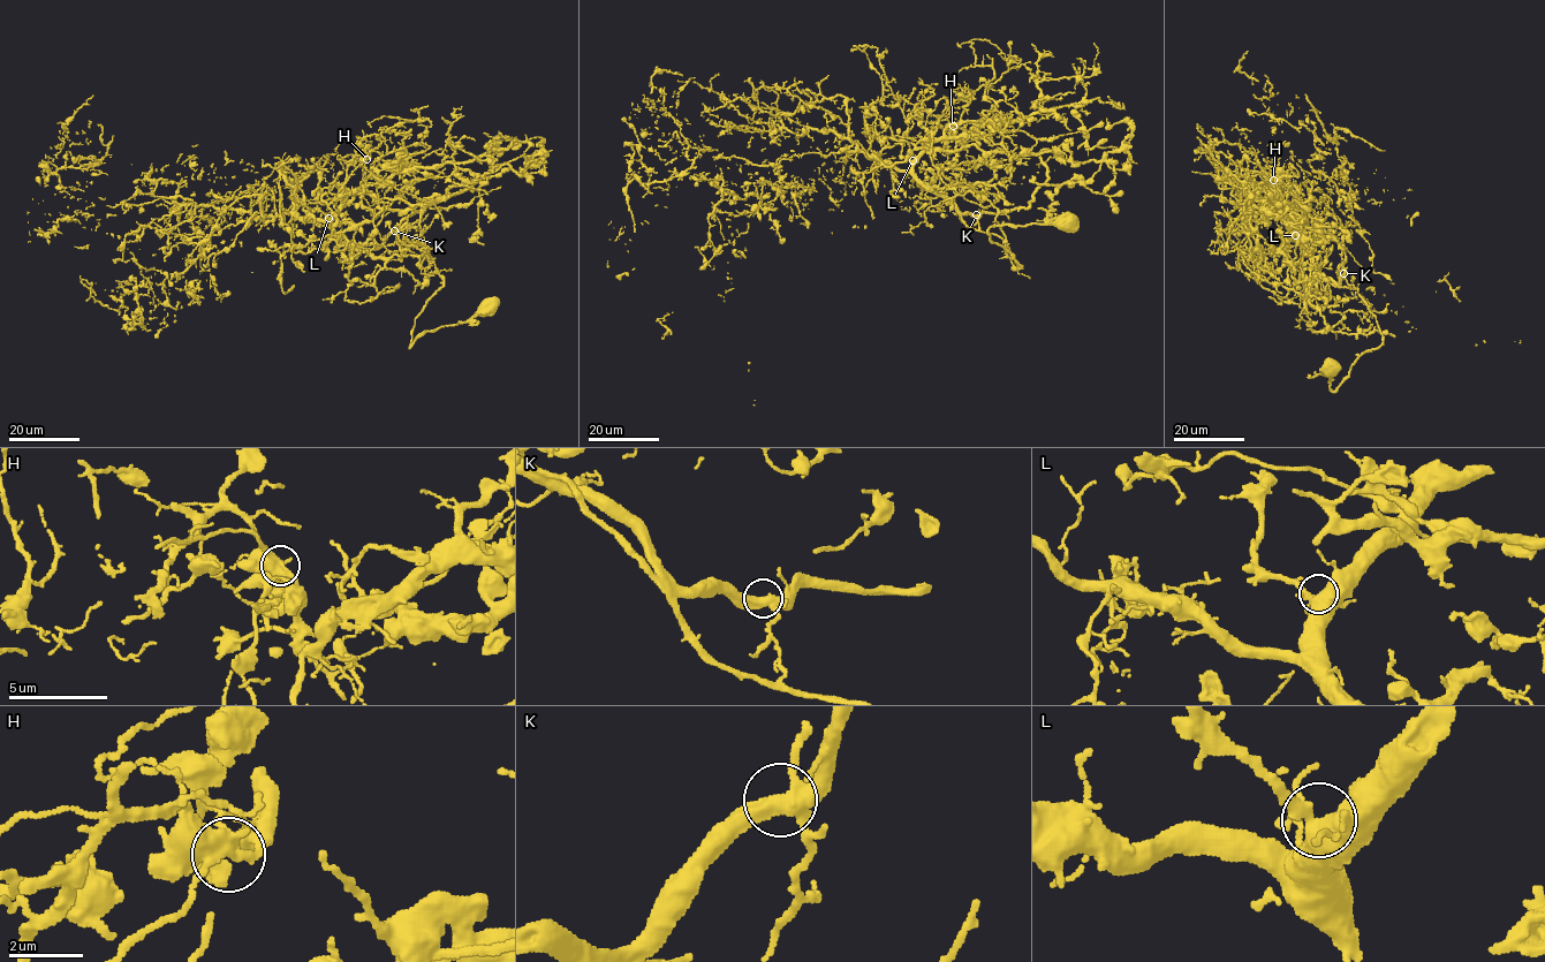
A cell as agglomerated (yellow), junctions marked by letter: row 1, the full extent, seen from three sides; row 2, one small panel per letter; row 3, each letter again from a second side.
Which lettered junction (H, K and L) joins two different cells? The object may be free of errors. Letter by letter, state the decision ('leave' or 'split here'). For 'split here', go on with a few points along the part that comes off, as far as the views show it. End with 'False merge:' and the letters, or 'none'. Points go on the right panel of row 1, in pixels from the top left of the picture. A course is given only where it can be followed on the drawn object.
H: split here; course (1273, 180), (1324, 207), (1323, 297), (1307, 207), (1338, 137), (1273, 118), (1266, 80)
K: leave
L: leave
False merge: H

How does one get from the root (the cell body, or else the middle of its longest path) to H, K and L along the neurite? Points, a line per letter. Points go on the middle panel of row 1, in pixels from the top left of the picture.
H: (1067, 225), (990, 227), (990, 240), (1021, 267), (1000, 237), (971, 228), (913, 169), (939, 118), (952, 126)
K: (1067, 225), (1068, 228), (1039, 224), (990, 227), (990, 240), (1021, 267), (1000, 237), (981, 230), (976, 214)
L: (1067, 225), (990, 227), (990, 240), (1021, 267), (1000, 237), (971, 228), (941, 195), (930, 192), (913, 160)

